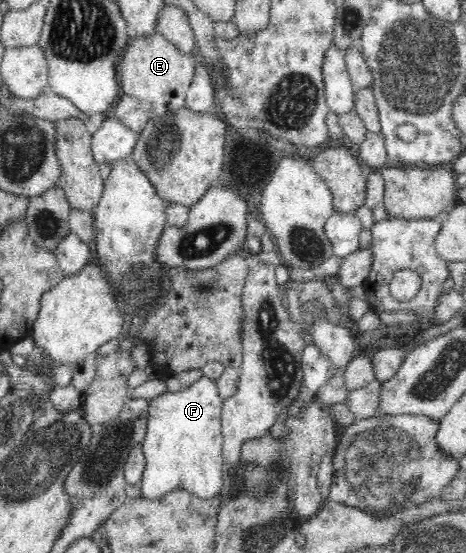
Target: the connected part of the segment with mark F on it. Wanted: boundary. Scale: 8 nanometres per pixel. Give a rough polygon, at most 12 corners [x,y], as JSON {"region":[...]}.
{"region":[[204,375],[148,400],[138,484],[205,499],[226,479],[222,405]]}

